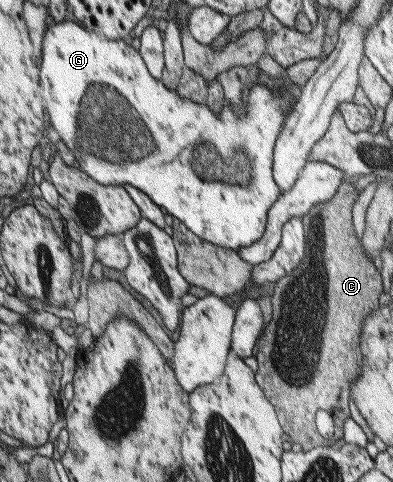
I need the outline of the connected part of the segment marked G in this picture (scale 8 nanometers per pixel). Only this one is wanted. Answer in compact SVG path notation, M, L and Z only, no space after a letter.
M59 22L46 27L42 38L41 49L41 98L45 100L45 110L49 114L51 126L57 130L61 140L67 144L67 148L73 152L78 168L86 172L95 182L102 185L121 185L122 187L133 185L143 191L159 208L163 208L177 220L180 220L195 236L215 244L217 246L237 250L249 246L262 238L264 234L267 214L270 207L281 194L279 185L273 176L273 155L275 141L279 138L286 108L290 105L290 96L287 91L283 95L271 93L267 87L257 84L249 84L248 90L242 95L244 108L239 113L224 100L224 105L219 117L209 111L204 104L195 104L188 98L180 98L175 91L161 84L151 77L144 66L141 54L137 48L127 45L122 40L109 40L100 31L83 30L83 26L77 26L73 22Z

